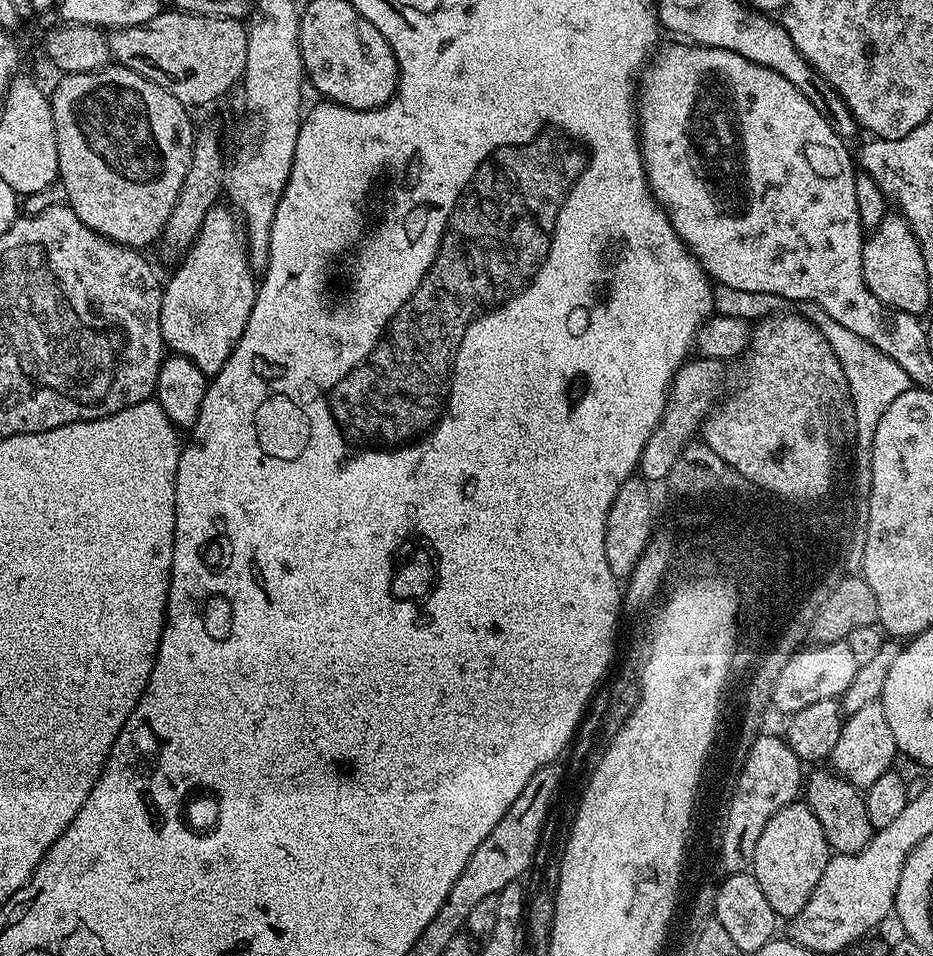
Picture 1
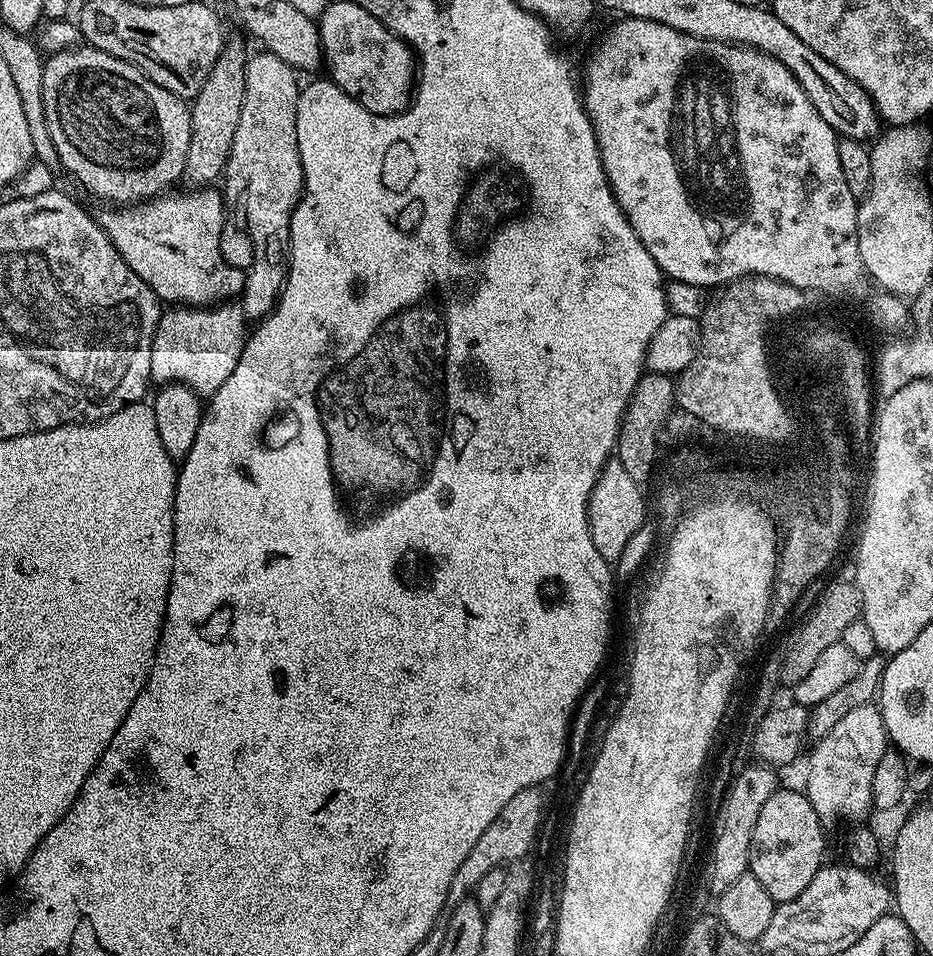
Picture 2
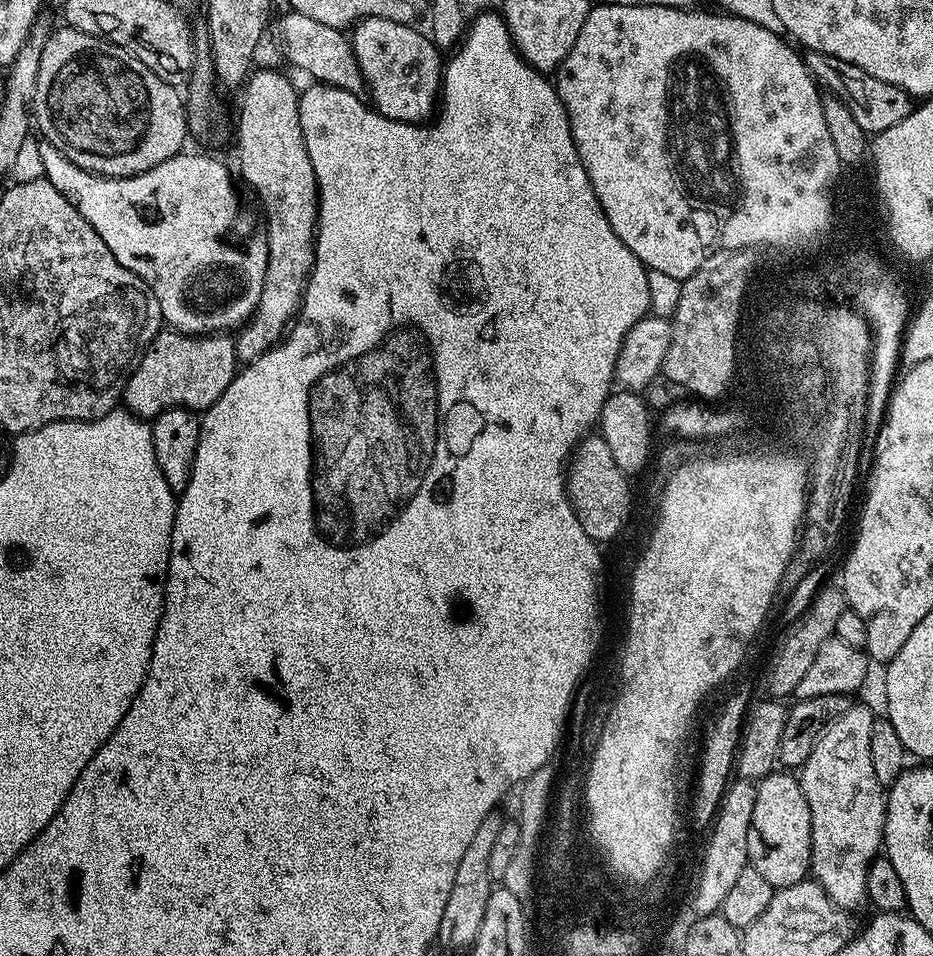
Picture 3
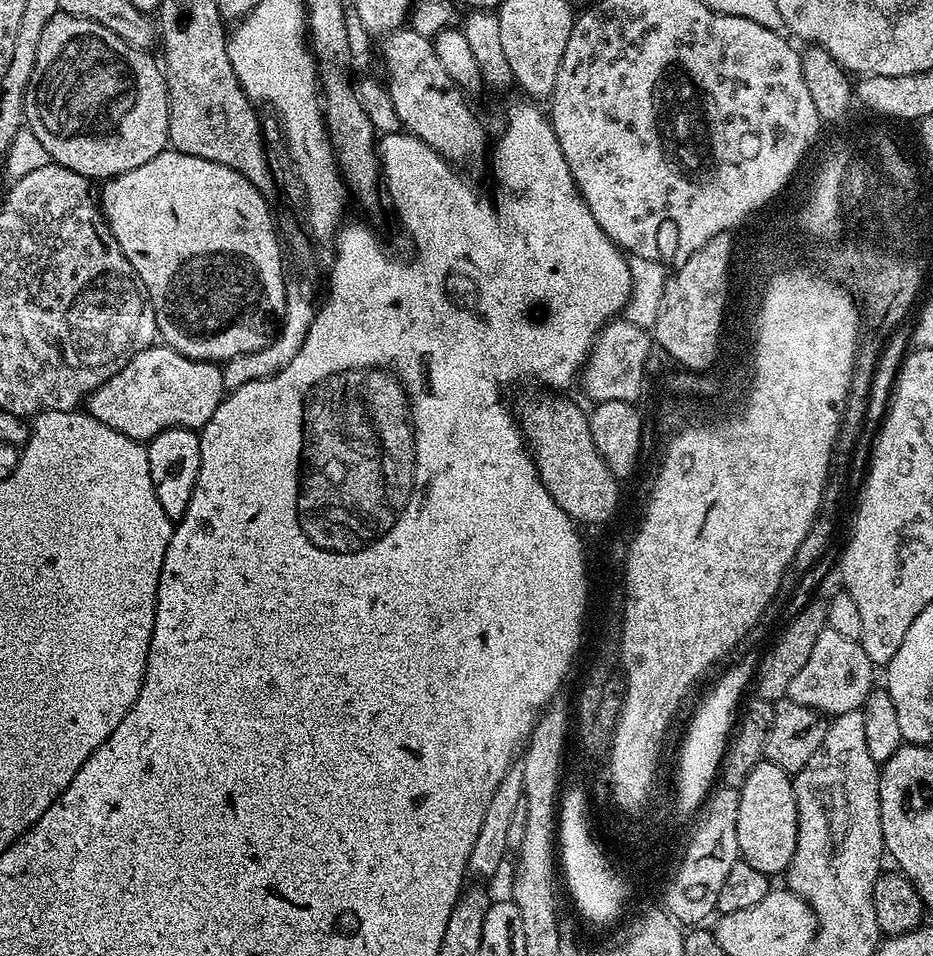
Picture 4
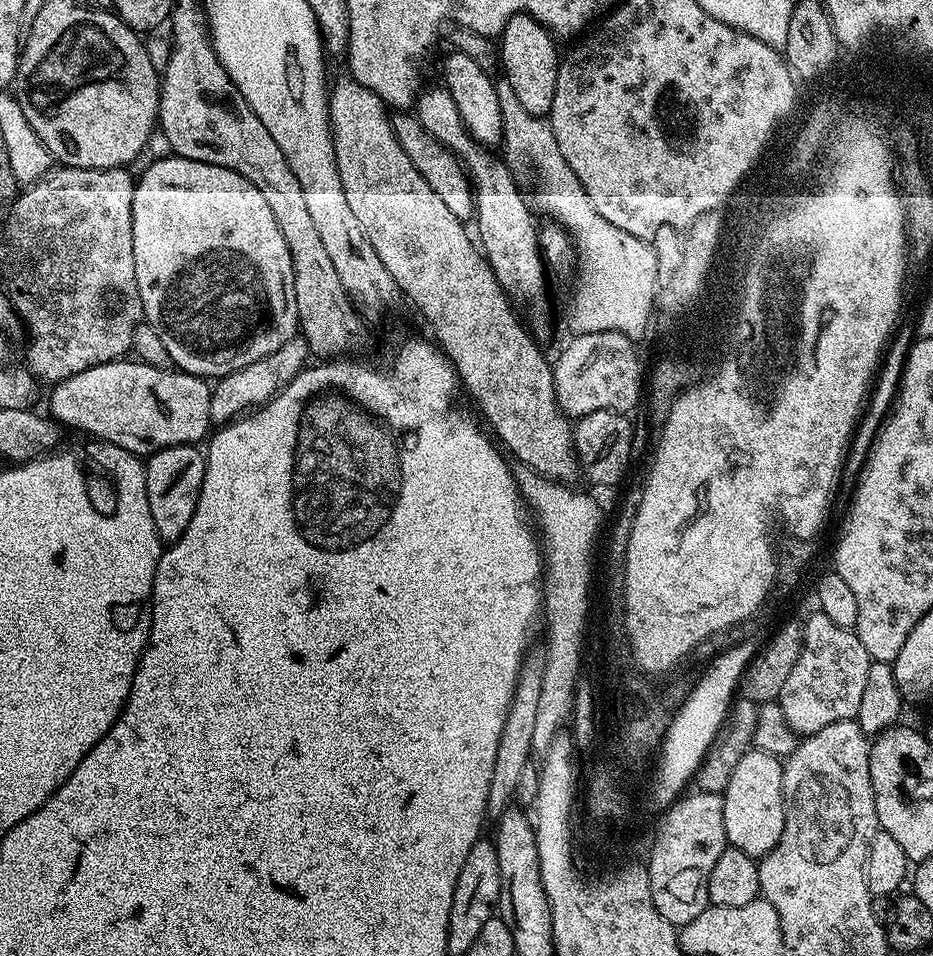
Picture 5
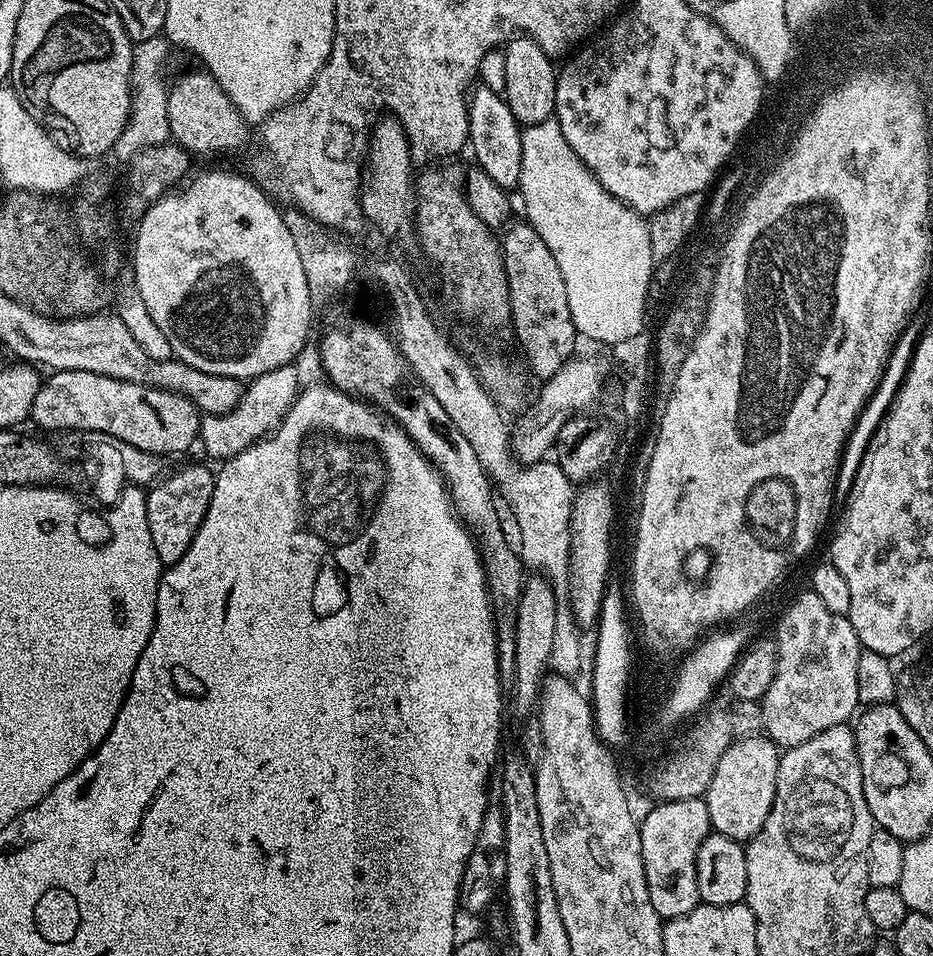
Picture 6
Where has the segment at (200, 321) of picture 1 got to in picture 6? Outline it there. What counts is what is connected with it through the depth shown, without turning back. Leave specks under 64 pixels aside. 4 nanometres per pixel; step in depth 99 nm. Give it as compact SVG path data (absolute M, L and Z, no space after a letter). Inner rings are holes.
M86 370L53 371L52 376L43 381L38 394L32 400L31 423L40 428L50 428L59 434L70 432L101 432L120 444L138 446L138 450L150 450L156 456L167 458L175 452L184 452L191 444L197 443L200 434L200 409L182 394L167 392L161 388L151 388L145 384L115 380L102 374Z

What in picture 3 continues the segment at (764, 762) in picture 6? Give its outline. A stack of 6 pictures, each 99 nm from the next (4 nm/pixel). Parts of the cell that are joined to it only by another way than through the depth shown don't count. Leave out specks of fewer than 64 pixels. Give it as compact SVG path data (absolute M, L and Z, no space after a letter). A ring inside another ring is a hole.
M774 770L756 784L754 814L748 831L748 863L758 870L774 890L794 886L809 875L812 865L812 835L810 834L810 806L806 806L806 794L802 794L799 779L791 771Z

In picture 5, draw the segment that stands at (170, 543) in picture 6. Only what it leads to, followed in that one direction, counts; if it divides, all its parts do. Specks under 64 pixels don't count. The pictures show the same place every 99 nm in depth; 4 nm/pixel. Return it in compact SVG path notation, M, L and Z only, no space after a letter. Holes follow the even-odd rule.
M190 444L163 448L147 457L144 465L146 498L150 498L150 518L154 518L161 541L171 542L182 538L186 526L190 526L190 518L194 518L202 490L205 459L205 453Z

